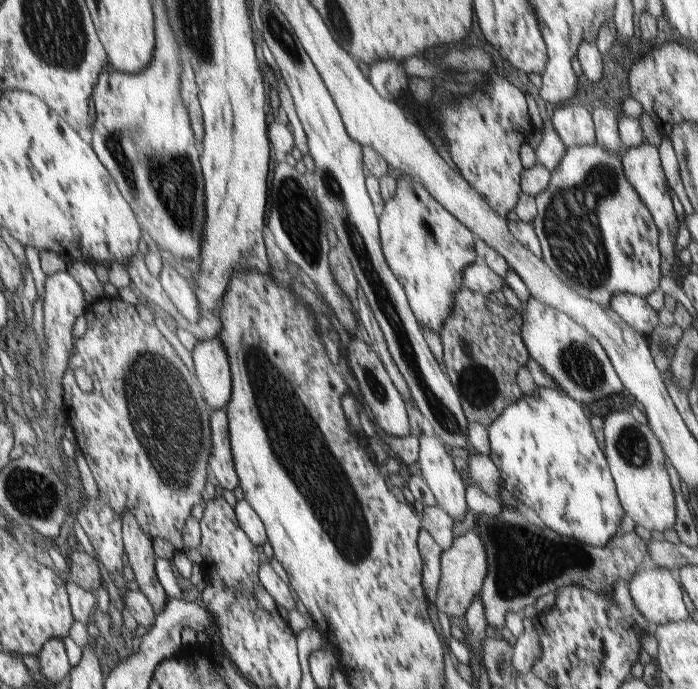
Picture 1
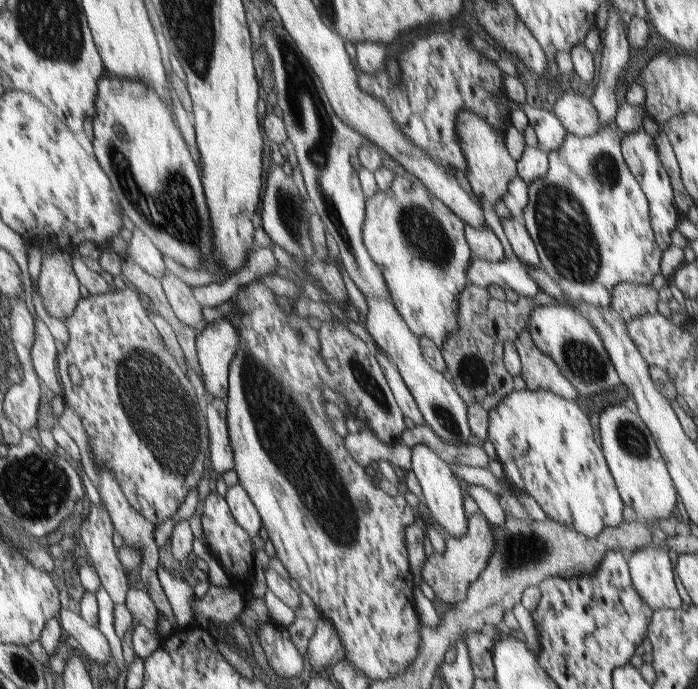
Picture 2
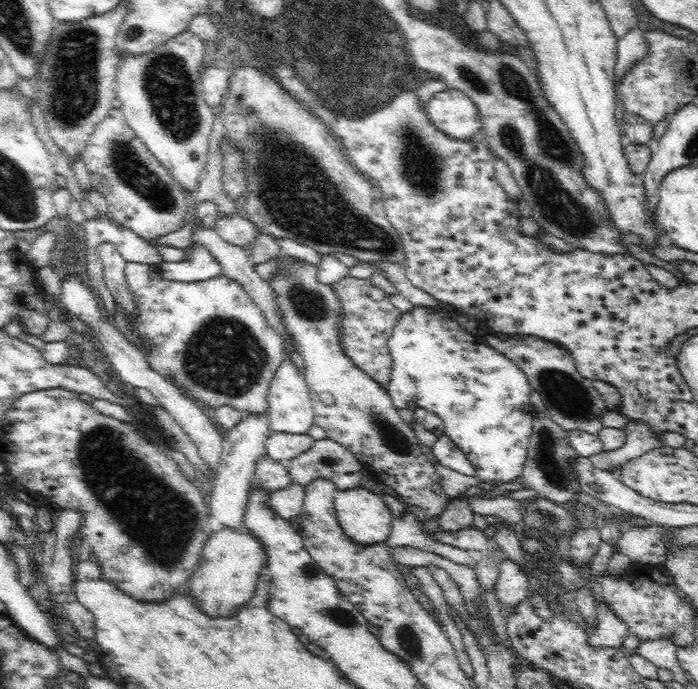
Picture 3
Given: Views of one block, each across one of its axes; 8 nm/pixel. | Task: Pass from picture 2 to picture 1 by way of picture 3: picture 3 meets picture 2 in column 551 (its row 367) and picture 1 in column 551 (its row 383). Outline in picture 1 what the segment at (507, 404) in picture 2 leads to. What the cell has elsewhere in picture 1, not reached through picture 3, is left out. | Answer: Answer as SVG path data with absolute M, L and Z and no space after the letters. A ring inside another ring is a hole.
M539 387L538 396L525 396L504 408L487 428L492 462L496 464L503 487L517 498L520 506L532 509L560 536L580 540L595 547L606 546L621 528L625 512L615 487L604 452L600 450L594 430L580 401L556 388Z

